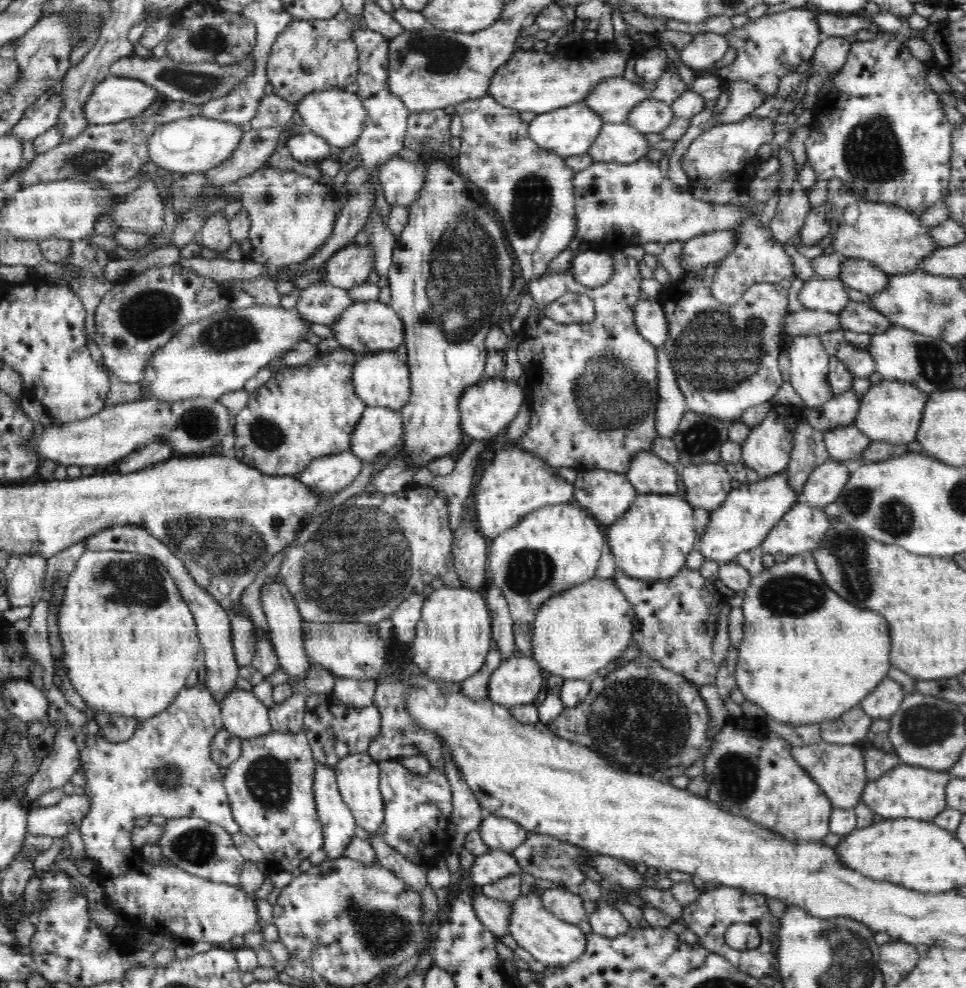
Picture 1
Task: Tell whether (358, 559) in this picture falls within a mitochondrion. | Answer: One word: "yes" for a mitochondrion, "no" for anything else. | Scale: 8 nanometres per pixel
yes

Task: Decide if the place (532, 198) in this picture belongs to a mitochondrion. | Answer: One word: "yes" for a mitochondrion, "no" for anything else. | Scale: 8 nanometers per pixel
yes

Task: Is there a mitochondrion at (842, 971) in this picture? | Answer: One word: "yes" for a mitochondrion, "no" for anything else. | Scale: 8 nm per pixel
yes

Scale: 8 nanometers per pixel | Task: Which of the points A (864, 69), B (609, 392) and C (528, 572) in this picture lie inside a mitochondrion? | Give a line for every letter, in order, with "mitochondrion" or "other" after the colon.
A: other
B: mitochondrion
C: mitochondrion

